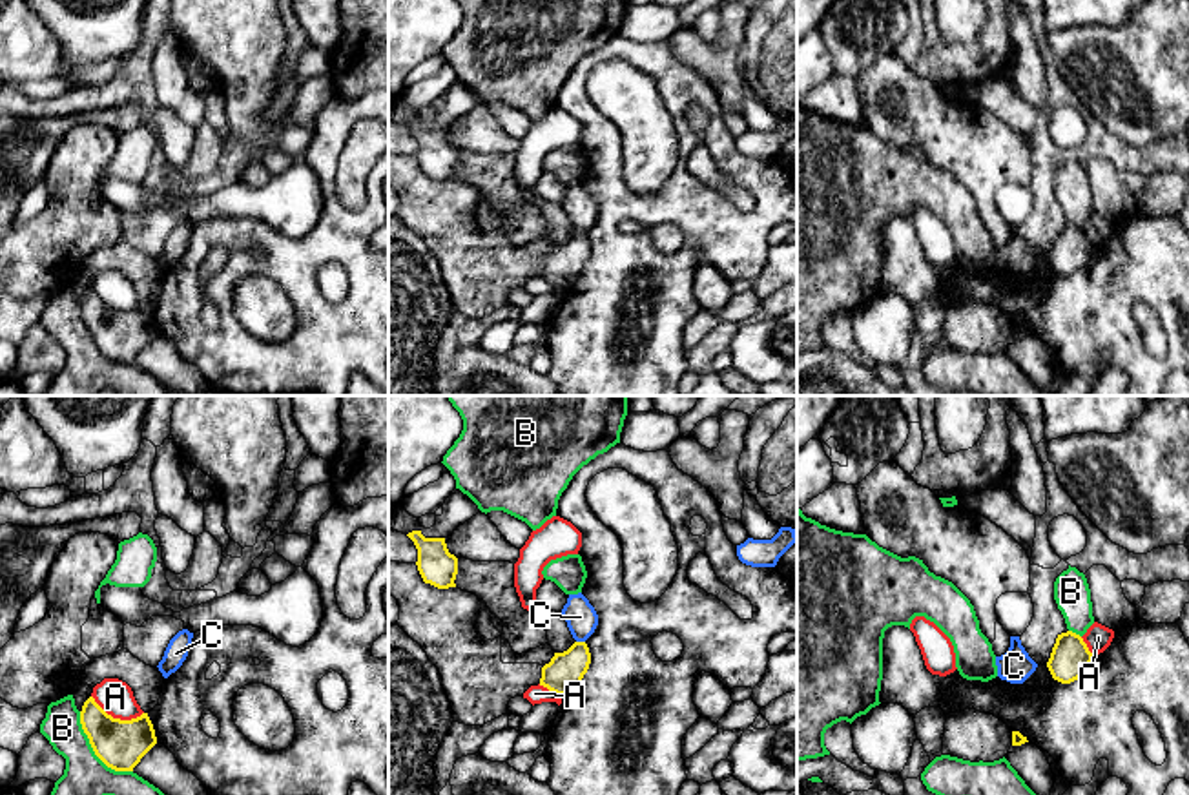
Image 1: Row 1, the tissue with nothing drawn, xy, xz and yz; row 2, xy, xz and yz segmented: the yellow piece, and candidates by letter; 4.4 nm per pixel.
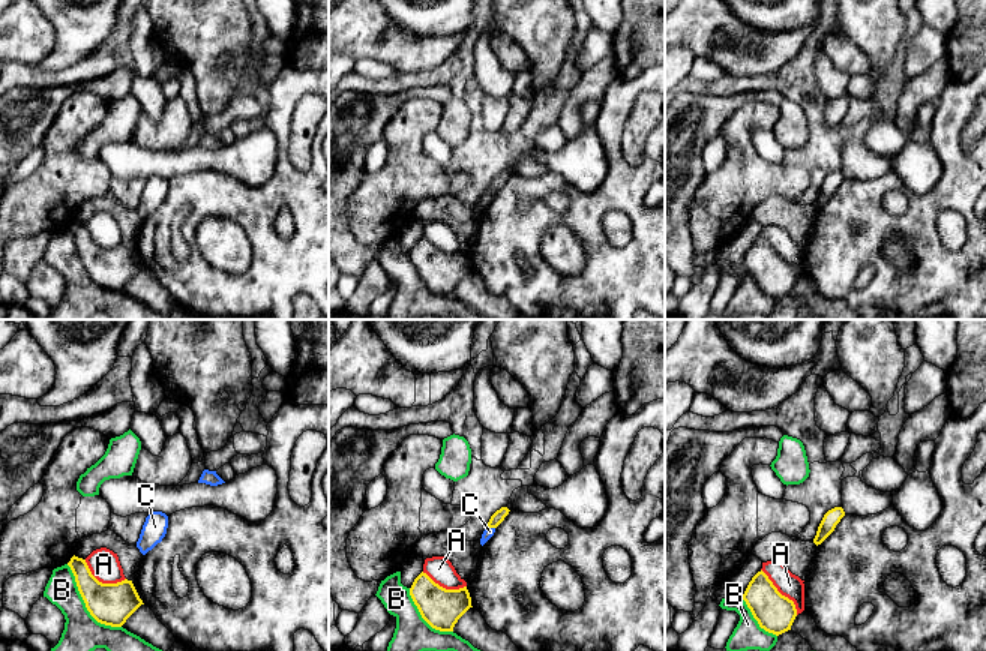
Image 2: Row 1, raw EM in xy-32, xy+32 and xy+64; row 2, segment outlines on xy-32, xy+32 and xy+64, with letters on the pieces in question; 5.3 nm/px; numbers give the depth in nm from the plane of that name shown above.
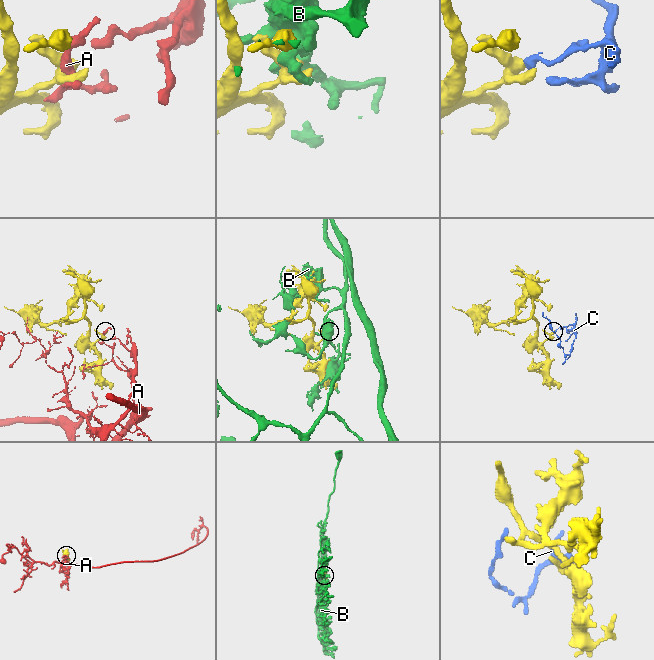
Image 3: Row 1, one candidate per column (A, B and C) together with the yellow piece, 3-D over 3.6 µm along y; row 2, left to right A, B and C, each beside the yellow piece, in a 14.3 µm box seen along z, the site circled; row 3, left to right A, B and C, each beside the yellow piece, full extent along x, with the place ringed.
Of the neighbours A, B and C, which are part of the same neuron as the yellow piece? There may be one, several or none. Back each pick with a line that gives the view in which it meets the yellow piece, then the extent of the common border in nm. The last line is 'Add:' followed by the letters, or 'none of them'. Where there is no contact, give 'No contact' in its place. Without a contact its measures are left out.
Add: none of them

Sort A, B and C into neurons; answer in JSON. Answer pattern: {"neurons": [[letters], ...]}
{"neurons": [["A"], ["B"], ["C"]]}

